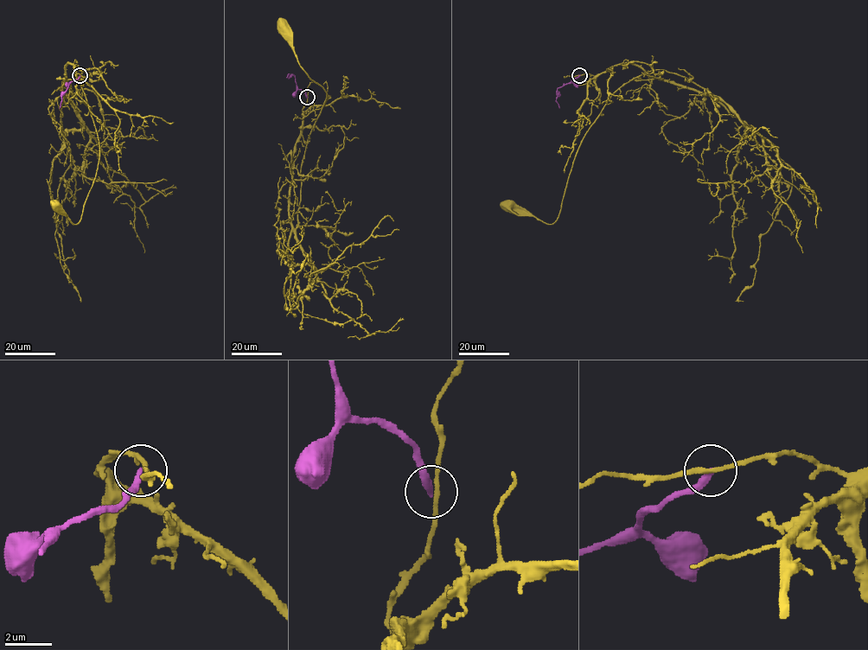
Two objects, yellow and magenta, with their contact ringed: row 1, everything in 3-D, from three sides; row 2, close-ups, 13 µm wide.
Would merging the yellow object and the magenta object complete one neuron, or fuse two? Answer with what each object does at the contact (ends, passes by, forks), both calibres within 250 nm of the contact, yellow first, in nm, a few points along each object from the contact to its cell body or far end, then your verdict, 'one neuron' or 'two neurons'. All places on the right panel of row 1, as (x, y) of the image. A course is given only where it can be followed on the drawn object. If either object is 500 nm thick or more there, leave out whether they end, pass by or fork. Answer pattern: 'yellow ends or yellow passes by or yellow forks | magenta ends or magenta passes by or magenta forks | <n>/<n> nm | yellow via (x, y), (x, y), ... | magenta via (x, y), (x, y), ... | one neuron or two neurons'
yellow passes by | magenta ends | 170/300 nm | yellow via (579, 75), (634, 63), (711, 94), (662, 69), (643, 73), (585, 134), (557, 219), (507, 204) | magenta via (579, 75), (558, 89), (556, 101), (559, 108) | two neurons

